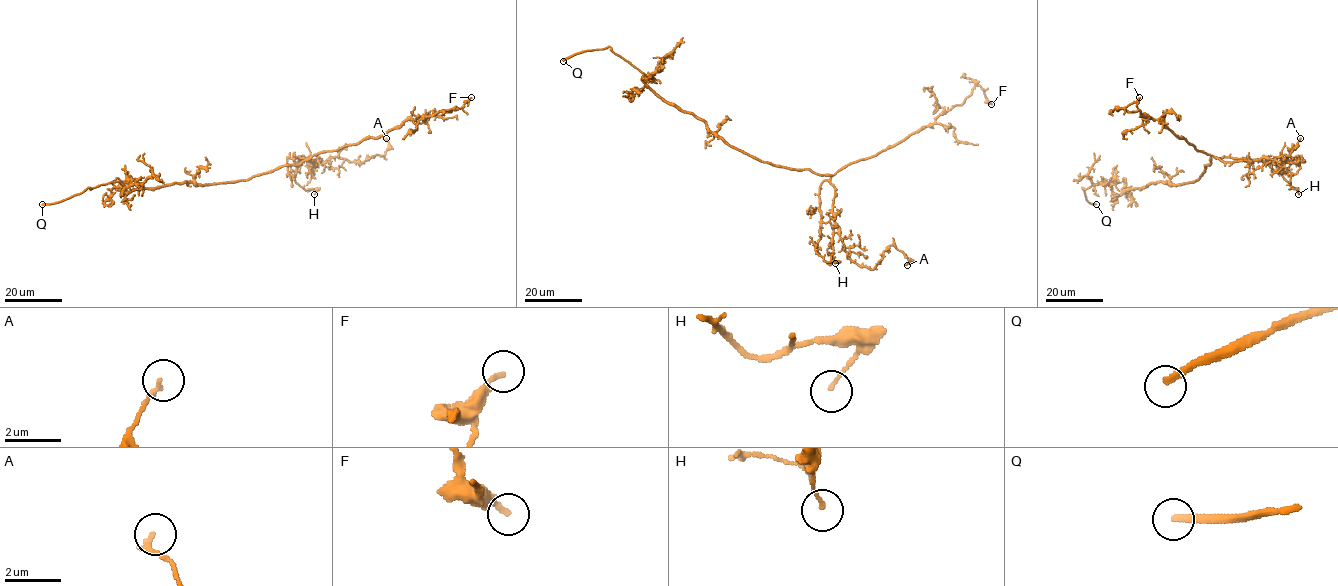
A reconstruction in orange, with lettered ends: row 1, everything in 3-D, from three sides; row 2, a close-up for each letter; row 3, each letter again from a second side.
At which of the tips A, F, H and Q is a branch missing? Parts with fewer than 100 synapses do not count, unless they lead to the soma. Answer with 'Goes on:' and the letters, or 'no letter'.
Goes on: Q

